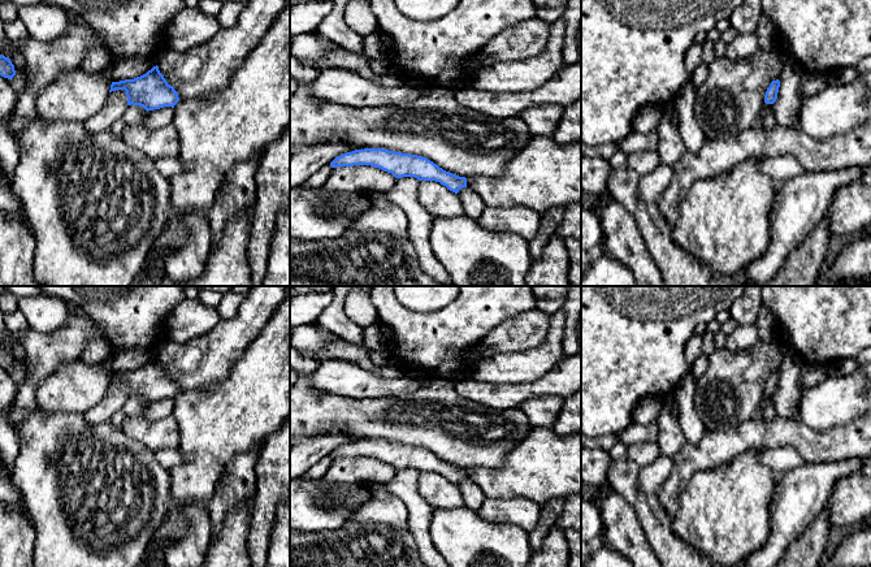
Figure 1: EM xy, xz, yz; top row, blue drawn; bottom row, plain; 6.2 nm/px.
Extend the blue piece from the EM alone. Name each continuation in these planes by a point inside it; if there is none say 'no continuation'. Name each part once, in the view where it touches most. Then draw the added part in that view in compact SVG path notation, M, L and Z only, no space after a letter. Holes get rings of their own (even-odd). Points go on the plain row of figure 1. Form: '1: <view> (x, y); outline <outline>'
no continuation

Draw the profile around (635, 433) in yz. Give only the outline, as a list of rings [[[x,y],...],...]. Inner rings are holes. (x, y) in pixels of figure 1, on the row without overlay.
[[[632,421],[624,430],[619,432],[619,441],[625,445],[656,442],[658,437],[659,437],[659,425],[656,421],[649,425],[642,425]]]

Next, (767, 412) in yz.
[[[763,395],[758,415],[766,421],[772,421],[777,417],[775,407],[772,404],[772,395]]]

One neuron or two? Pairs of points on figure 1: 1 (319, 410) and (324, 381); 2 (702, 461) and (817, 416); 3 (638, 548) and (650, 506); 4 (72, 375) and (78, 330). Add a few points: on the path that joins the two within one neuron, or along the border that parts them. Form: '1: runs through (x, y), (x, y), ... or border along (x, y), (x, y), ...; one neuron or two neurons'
1: border along (308, 375), (308, 381), (319, 390), (351, 398); two neurons
2: border along (798, 420), (819, 431), (832, 428); two neurons
3: border along (628, 505), (633, 509), (644, 536), (655, 553); two neurons
4: border along (79, 359), (60, 364), (47, 376); two neurons

